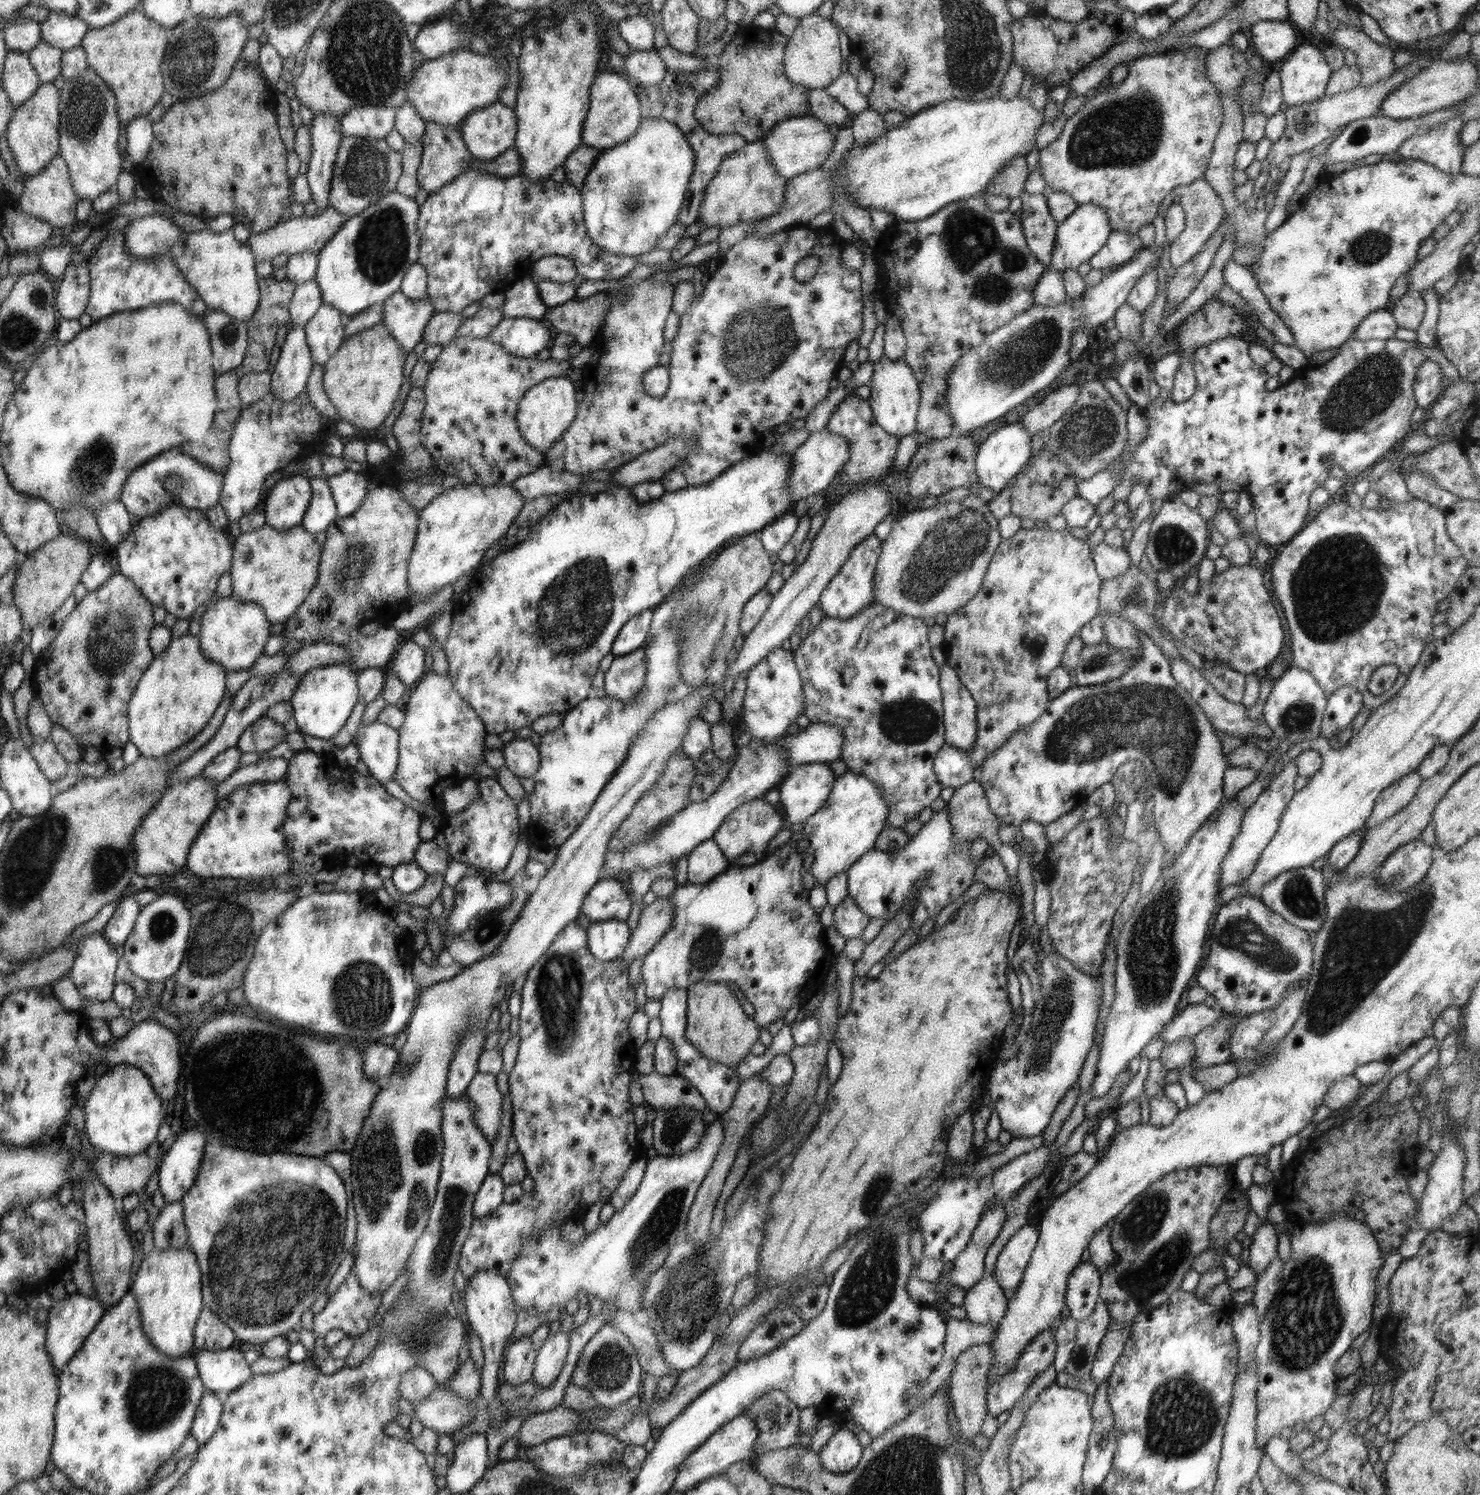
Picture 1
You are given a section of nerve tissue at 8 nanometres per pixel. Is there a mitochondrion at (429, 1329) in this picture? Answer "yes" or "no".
yes

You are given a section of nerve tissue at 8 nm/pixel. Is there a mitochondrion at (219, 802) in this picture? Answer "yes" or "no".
no

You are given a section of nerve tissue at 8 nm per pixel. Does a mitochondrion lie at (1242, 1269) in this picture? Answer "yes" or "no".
no

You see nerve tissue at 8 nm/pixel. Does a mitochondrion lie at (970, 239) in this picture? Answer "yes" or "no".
yes

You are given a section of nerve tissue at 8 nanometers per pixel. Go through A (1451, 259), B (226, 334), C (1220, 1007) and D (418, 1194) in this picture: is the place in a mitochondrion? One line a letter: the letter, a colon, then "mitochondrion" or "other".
A: other
B: mitochondrion
C: other
D: mitochondrion

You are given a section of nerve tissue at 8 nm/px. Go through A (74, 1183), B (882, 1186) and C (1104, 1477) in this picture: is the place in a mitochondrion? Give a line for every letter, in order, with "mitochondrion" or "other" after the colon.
A: other
B: mitochondrion
C: other

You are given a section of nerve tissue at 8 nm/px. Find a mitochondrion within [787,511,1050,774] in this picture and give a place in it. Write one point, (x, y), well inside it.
(909, 721)

